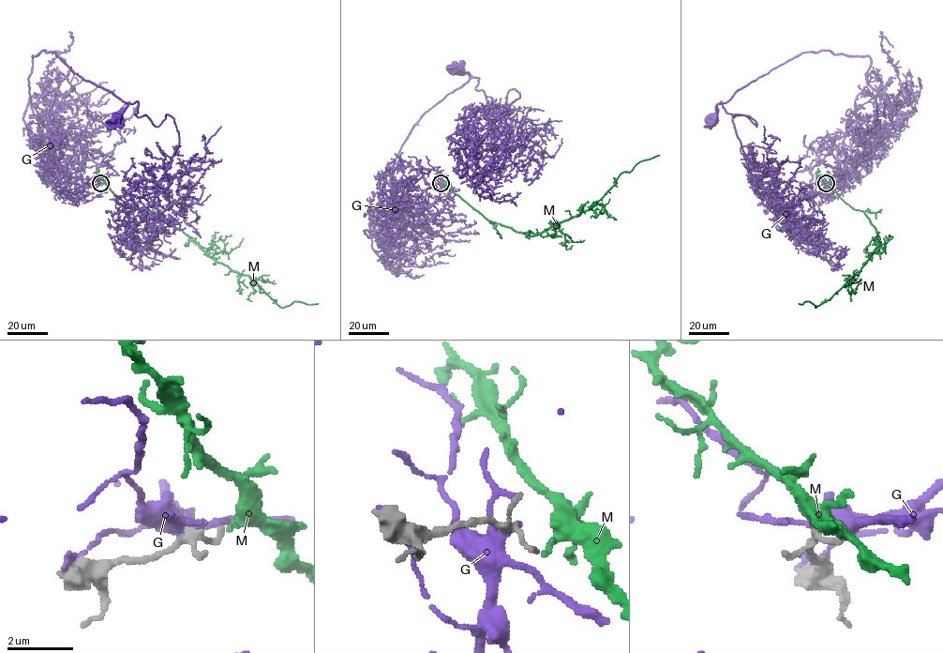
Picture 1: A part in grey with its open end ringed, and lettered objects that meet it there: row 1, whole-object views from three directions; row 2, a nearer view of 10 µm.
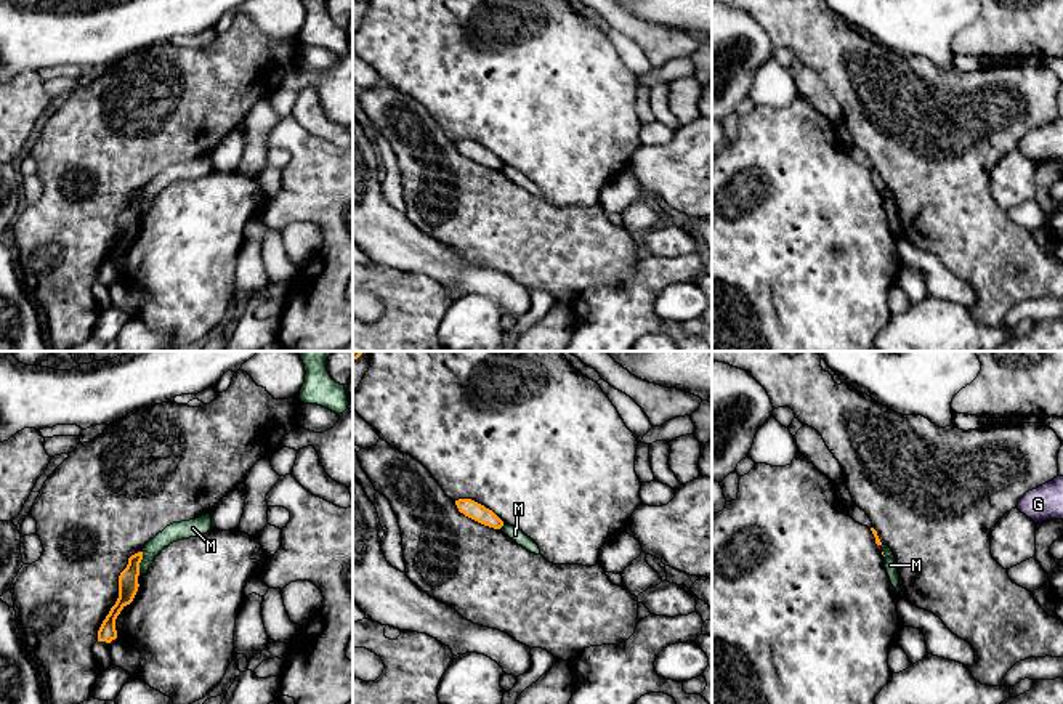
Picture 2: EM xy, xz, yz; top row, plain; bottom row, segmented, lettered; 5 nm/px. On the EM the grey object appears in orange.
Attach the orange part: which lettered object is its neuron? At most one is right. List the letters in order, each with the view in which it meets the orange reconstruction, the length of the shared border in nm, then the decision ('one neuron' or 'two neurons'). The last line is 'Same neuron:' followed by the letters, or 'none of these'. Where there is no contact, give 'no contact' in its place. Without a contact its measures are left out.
G: no contact | two neurons
M: xy | 120 nm | two neurons
Same neuron: none of these

